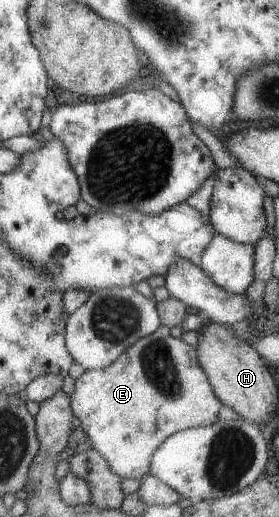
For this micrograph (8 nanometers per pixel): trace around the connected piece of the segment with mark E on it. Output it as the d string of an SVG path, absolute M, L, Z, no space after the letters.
M158 326L152 333L137 339L132 345L129 345L110 365L101 370L84 370L78 379L74 380L74 391L69 396L69 404L74 417L77 417L81 423L82 431L88 436L92 447L100 453L106 460L109 468L121 478L141 479L149 471L150 458L154 450L169 436L177 431L186 428L197 428L200 426L212 425L218 420L218 409L220 409L220 401L214 395L210 384L208 383L206 374L202 371L197 360L197 353L194 347L189 346L180 338L174 338L168 333L166 326Z

